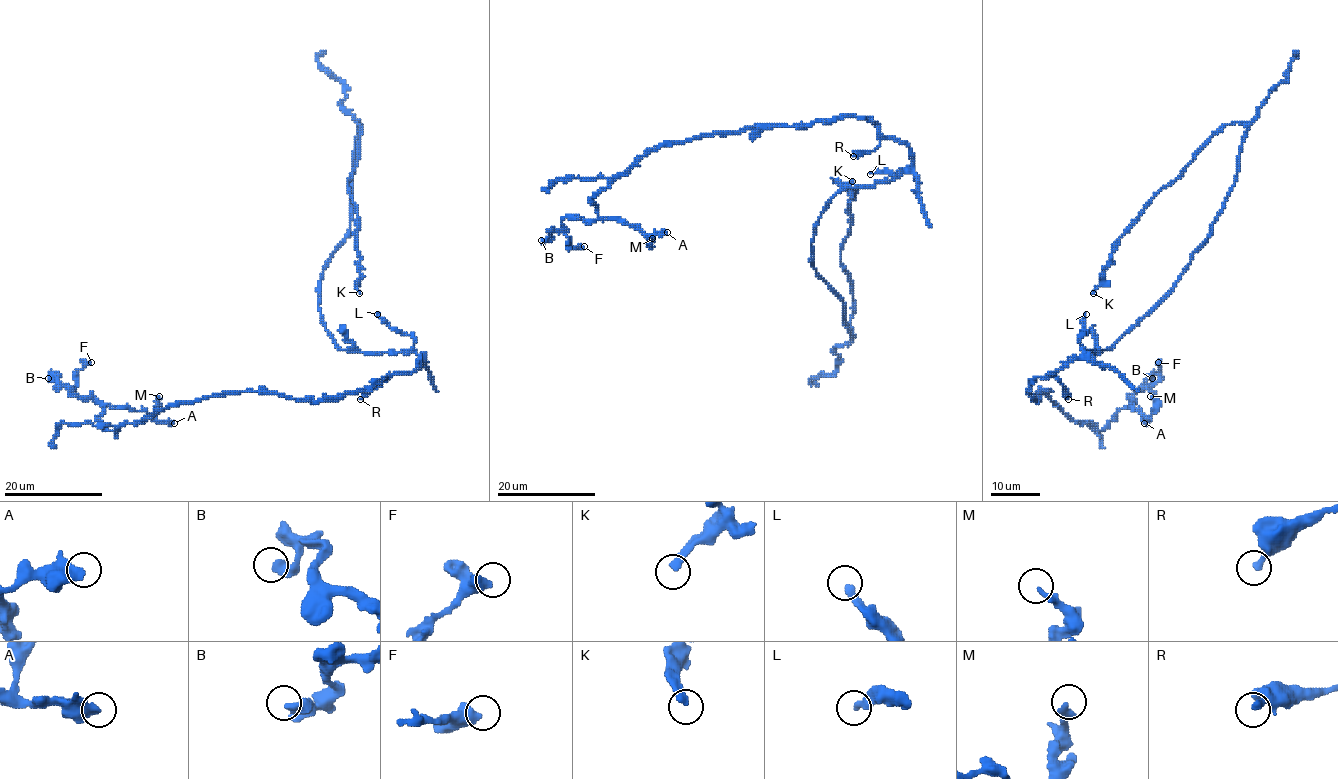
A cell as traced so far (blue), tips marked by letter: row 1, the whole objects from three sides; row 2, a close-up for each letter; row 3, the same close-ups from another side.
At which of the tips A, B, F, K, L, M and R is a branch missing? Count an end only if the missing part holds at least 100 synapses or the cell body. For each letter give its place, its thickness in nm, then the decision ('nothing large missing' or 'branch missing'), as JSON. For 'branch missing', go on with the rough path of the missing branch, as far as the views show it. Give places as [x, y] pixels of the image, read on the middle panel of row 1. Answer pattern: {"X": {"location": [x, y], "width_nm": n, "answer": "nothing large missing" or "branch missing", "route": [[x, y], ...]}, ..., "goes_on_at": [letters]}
{"A": {"location": [667, 232], "width_nm": 480, "answer": "nothing large missing"}, "B": {"location": [541, 240], "width_nm": 420, "answer": "nothing large missing"}, "F": {"location": [584, 246], "width_nm": 550, "answer": "nothing large missing"}, "K": {"location": [852, 181], "width_nm": 320, "answer": "nothing large missing"}, "L": {"location": [870, 174], "width_nm": 280, "answer": "nothing large missing"}, "M": {"location": [652, 238], "width_nm": 320, "answer": "nothing large missing"}, "R": {"location": [853, 156], "width_nm": 320, "answer": "nothing large missing"}, "goes_on_at": []}

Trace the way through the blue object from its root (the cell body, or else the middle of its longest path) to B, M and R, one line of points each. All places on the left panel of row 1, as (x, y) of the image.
B: (377, 354), (413, 351), (419, 365), (335, 398), (219, 393), (114, 430), (98, 420), (102, 405), (48, 378)
M: (377, 354), (419, 365), (335, 398), (219, 393), (114, 430), (98, 420), (108, 405), (156, 418), (159, 396)
R: (377, 354), (413, 351), (419, 358), (419, 365), (412, 372), (390, 374), (360, 399)

